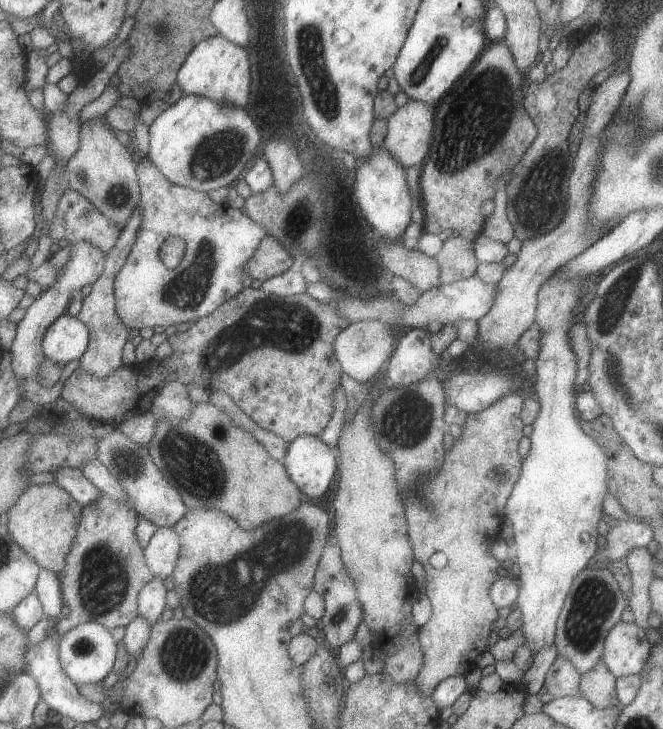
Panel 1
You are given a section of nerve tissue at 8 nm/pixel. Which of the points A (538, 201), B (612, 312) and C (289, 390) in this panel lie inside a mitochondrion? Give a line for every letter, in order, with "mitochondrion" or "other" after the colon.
A: mitochondrion
B: mitochondrion
C: other

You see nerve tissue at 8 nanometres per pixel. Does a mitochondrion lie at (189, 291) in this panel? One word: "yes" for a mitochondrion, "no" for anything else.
yes

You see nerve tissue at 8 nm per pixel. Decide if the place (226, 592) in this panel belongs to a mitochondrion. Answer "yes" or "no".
yes

